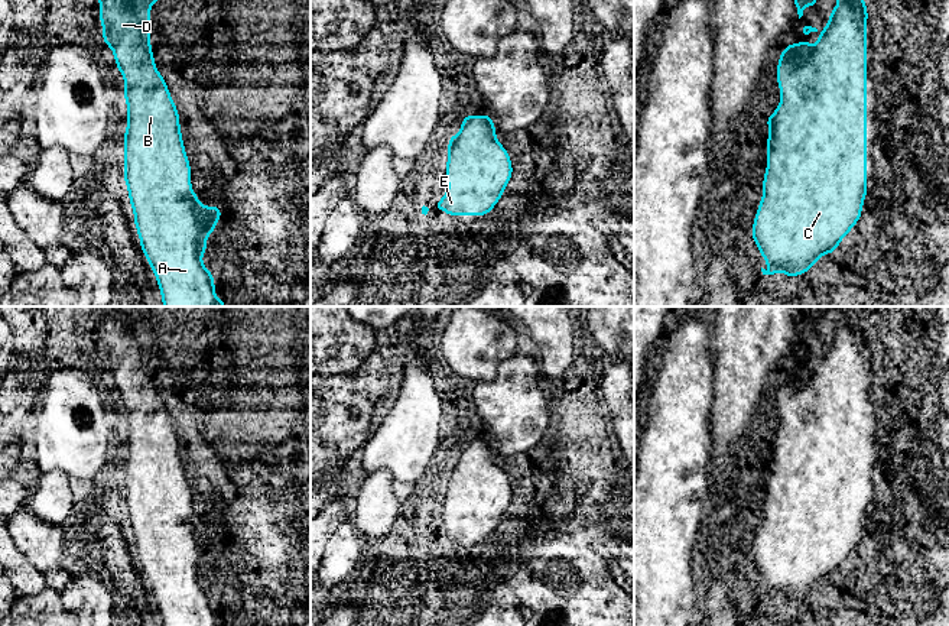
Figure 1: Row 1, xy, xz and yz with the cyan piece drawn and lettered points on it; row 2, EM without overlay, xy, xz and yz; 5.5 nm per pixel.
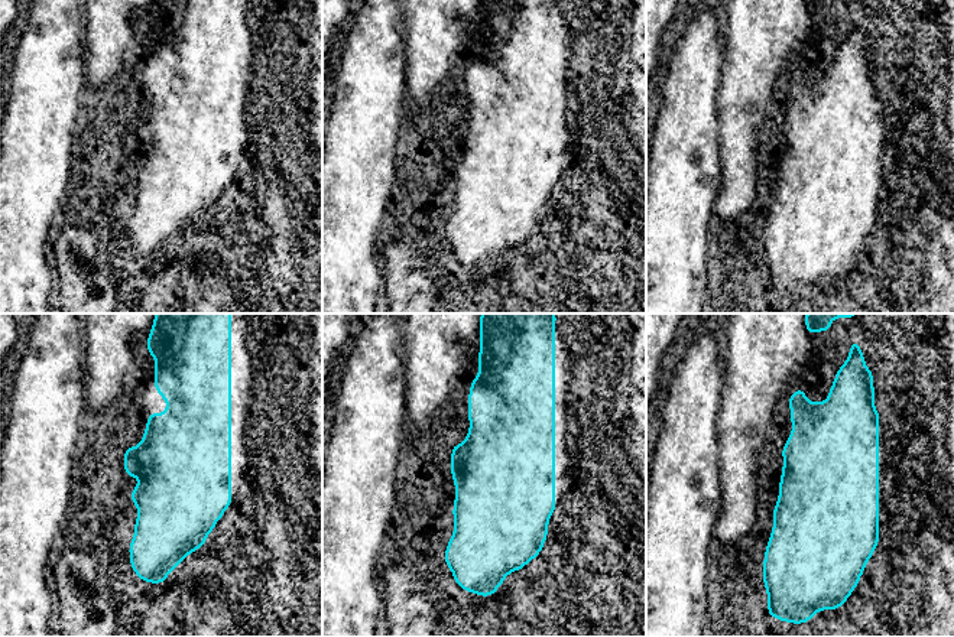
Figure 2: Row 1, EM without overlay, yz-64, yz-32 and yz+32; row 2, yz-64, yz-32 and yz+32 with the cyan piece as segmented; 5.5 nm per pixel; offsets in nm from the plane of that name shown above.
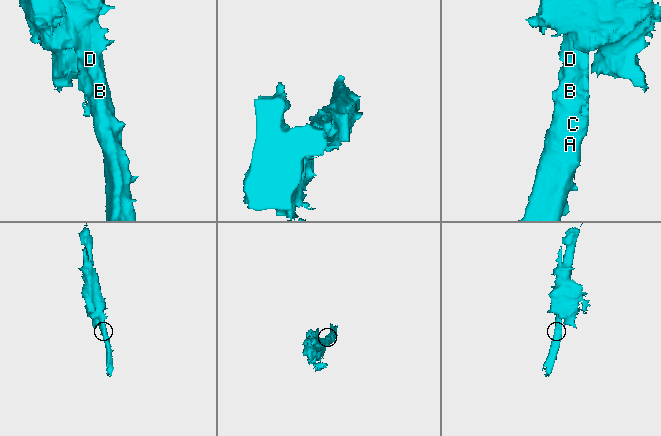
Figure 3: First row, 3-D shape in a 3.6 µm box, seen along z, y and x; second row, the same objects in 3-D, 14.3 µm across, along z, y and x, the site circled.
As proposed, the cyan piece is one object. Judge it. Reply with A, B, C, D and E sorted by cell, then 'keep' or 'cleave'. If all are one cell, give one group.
groups A B C D E; keep

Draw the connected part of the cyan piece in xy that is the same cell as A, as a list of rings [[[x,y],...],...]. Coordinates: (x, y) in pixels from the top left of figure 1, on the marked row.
[[[98,0],[104,43],[113,49],[126,87],[127,130],[124,132],[124,182],[134,213],[143,254],[160,288],[163,306],[225,306],[214,296],[214,275],[201,256],[222,211],[204,207],[191,188],[191,165],[183,147],[179,114],[160,72],[156,71],[149,35],[150,6],[156,0]]]

